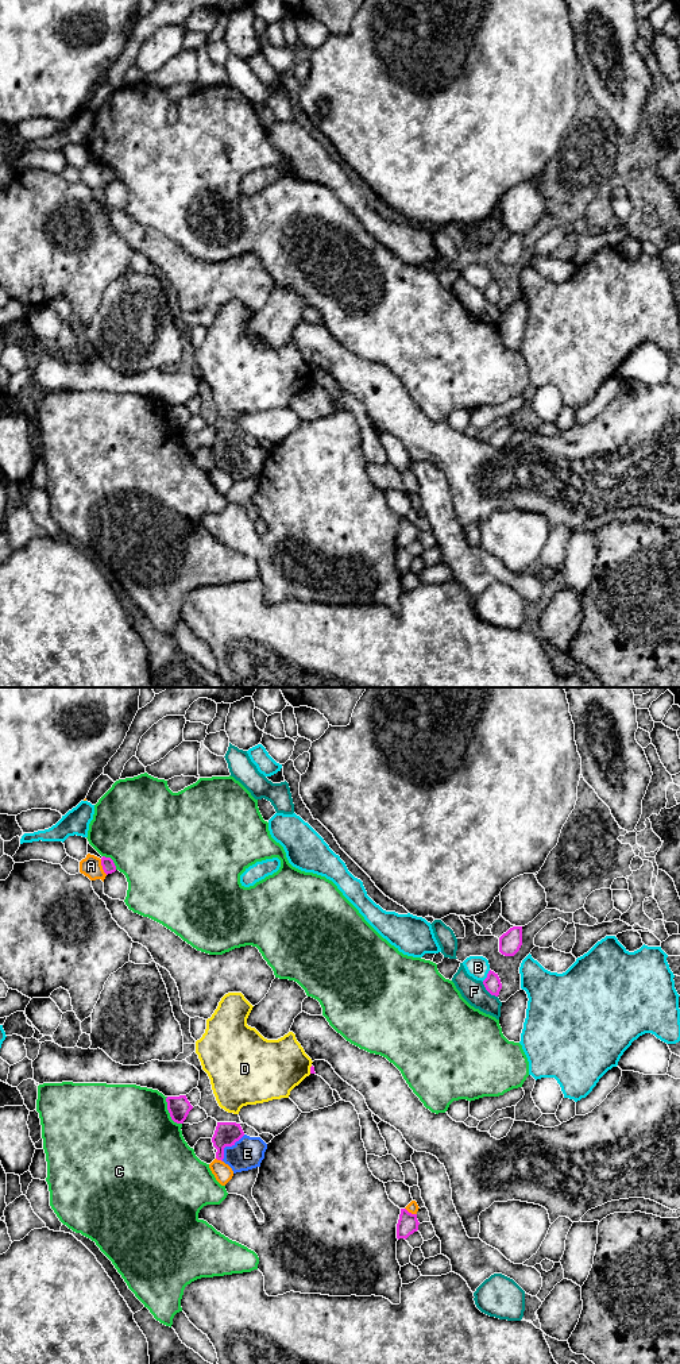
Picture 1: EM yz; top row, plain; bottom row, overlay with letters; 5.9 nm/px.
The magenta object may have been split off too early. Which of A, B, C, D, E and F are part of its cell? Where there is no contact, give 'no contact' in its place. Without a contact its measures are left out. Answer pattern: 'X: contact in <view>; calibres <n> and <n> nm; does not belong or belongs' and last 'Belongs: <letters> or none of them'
A: contact in yz; calibres 80 and 120 nm; does not belong
B: contact in yz; calibres 100 and 140 nm; does not belong
C: contact in yz; calibres 130 and 500 nm; does not belong
D: contact in yz; calibres 30 and 360 nm; does not belong
E: contact in yz; calibres 140 and 190 nm; belongs
F: contact in yz; calibres 100 and 140 nm; does not belong
Belongs: E

